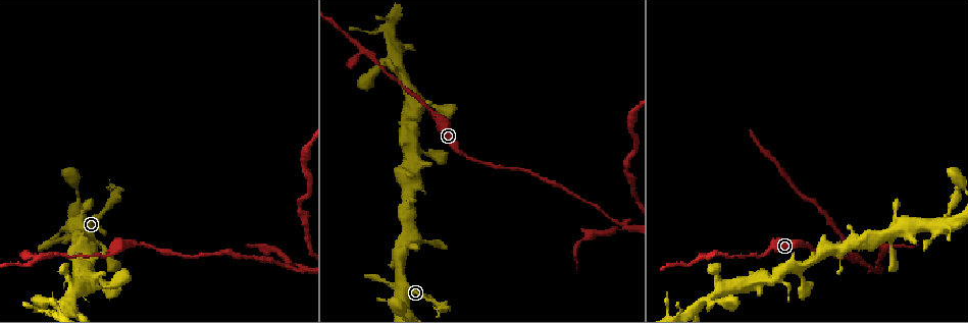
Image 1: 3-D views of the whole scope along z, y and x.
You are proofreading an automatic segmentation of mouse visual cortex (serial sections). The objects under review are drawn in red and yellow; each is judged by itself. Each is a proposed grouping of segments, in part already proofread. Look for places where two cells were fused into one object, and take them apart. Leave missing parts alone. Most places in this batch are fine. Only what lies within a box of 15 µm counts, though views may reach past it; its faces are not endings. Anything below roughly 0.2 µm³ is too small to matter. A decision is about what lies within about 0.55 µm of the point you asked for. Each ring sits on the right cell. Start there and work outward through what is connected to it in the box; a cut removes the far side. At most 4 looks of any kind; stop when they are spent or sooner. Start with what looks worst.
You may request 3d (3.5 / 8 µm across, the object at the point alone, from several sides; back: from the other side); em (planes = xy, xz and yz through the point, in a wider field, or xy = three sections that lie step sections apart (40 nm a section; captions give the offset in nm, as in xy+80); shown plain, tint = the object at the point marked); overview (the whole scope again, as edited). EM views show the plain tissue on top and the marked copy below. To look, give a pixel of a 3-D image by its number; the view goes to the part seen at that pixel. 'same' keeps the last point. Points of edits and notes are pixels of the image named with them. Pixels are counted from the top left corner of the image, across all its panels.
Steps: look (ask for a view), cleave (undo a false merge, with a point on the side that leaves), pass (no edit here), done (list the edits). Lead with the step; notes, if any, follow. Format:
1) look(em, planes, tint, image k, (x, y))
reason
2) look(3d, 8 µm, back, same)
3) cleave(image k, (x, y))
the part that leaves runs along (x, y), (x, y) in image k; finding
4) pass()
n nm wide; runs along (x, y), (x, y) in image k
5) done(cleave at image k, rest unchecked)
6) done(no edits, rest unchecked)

look(3d, 3.5 µm, image 1, (439, 118))

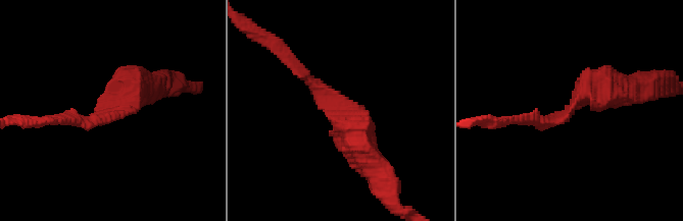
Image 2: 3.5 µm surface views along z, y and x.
look(em, planes, tint, image 2, (566, 114))
arms of 200, 450 nm

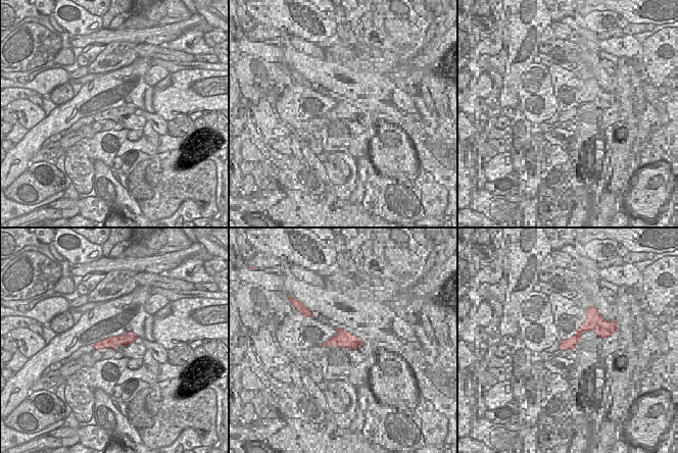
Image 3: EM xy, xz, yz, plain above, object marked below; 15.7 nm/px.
pass()
runs along (368, 160), (355, 118), (290, 64) in image 2; all the same cell

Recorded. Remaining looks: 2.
look(em, xy, step 5, tint, image 1, (134, 246))
calibre changes

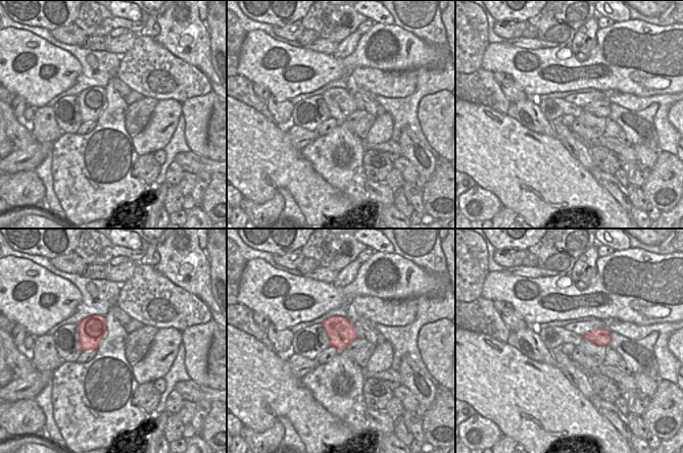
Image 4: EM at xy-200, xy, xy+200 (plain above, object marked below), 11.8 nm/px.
look(3d, 3.5 µm, same)
wider look

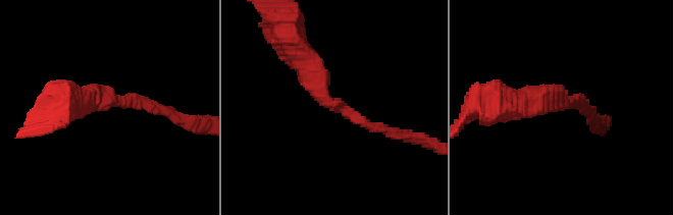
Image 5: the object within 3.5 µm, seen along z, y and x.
pass()
arms of 150, 400 nm; runs along (300, 57), (328, 102), (398, 133) in image 5; all the same cell

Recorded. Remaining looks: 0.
done(no edits, rest unchecked)

